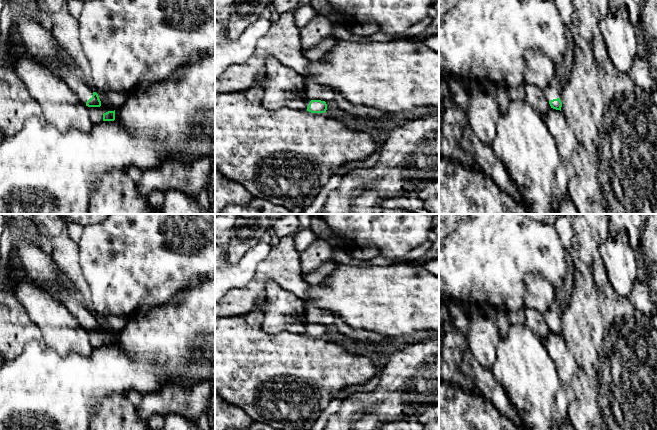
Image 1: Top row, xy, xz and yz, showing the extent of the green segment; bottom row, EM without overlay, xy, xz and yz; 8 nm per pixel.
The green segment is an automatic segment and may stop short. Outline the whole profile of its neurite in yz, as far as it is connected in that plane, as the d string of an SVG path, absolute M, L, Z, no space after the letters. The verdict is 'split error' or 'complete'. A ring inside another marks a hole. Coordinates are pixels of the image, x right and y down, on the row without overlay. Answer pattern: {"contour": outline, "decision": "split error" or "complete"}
{"contour": "M557 306L550 308L547 311L545 318L551 332L561 335L562 326L560 324L560 311Z", "decision": "split error"}

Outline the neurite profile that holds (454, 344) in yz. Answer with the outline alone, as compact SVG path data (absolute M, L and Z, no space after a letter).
M452 320L439 329L442 349L439 352L439 380L460 387L464 391L473 390L473 382L461 372L460 365L466 339L455 328Z

